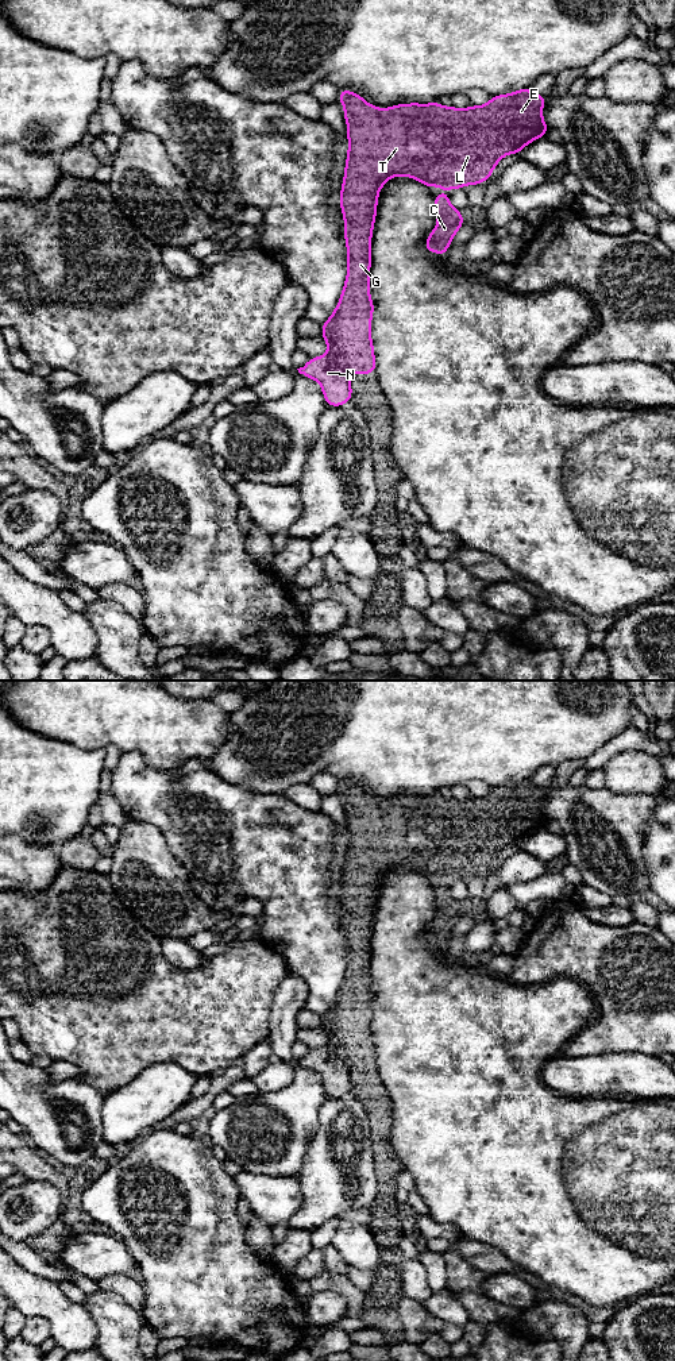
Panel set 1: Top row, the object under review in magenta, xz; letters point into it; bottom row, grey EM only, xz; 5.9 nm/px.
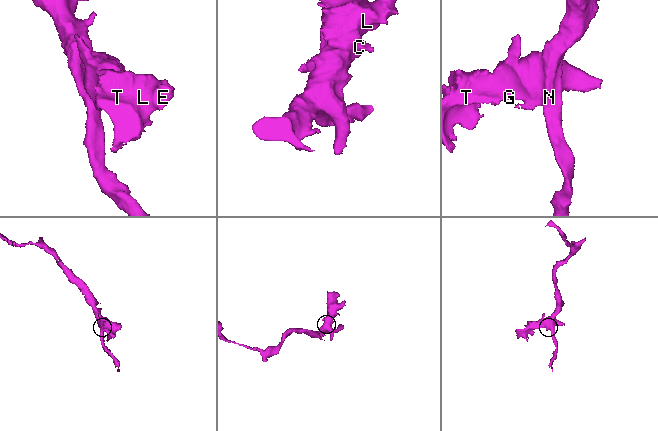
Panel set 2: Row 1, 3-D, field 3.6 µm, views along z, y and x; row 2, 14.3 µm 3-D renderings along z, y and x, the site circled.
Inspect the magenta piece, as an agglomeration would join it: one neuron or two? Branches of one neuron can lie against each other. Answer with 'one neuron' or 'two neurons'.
two neurons

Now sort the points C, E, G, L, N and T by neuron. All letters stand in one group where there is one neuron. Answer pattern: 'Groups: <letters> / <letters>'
Groups: C G N / E L T

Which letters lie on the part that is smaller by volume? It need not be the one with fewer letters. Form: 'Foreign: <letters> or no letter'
Foreign: E, L, T

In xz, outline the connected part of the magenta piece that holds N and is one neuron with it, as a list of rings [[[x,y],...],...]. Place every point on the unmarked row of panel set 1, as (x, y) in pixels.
[[[373,883],[356,887],[356,905],[350,913],[354,928],[347,936],[347,969],[335,1002],[321,1015],[328,1044],[297,1060],[321,1076],[327,1098],[343,1098],[352,1090],[350,1064],[377,1063],[371,1032],[374,992],[370,990],[370,959],[378,891],[379,887]]]

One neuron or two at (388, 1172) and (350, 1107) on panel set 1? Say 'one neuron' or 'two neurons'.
one neuron

